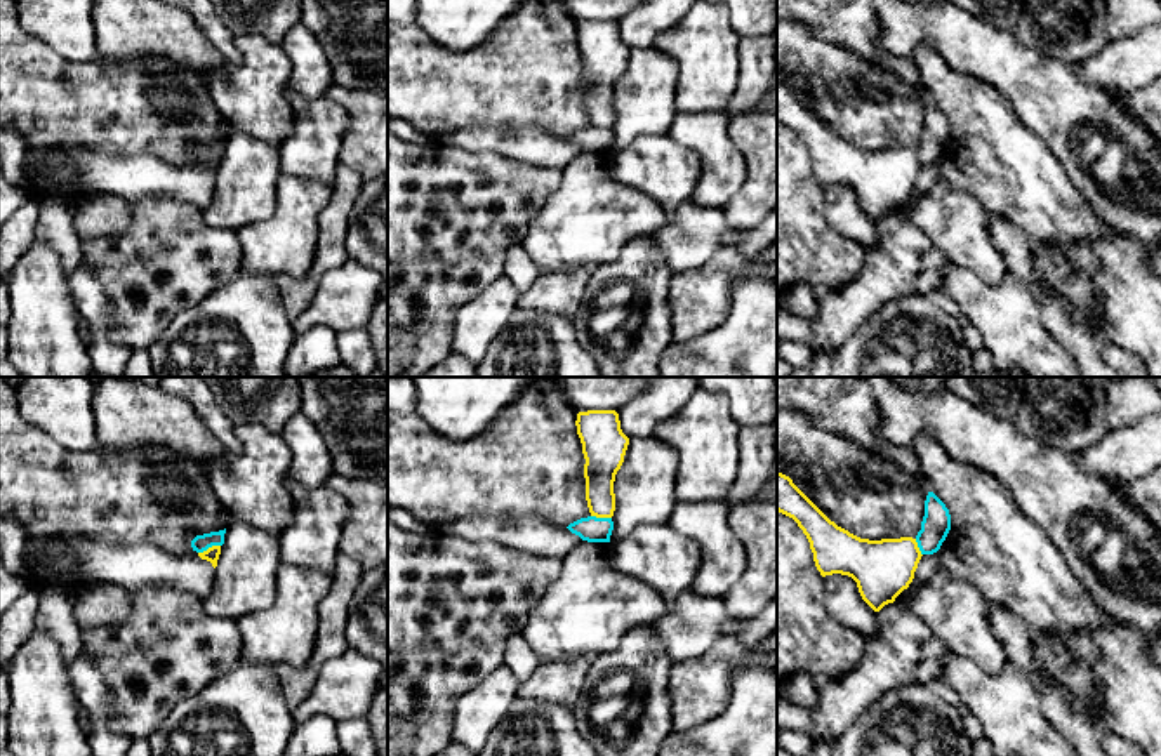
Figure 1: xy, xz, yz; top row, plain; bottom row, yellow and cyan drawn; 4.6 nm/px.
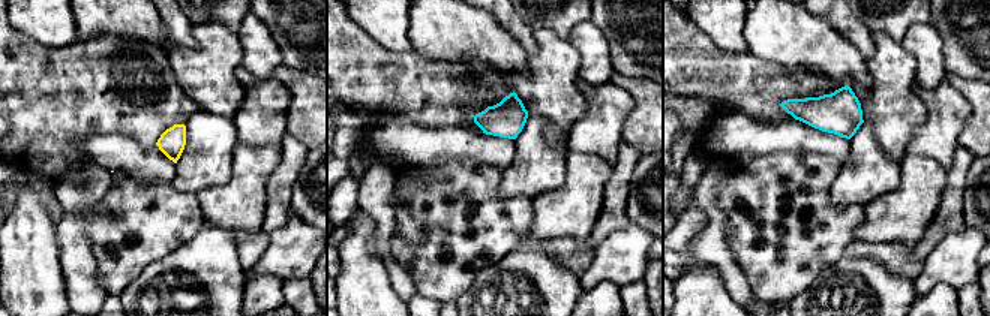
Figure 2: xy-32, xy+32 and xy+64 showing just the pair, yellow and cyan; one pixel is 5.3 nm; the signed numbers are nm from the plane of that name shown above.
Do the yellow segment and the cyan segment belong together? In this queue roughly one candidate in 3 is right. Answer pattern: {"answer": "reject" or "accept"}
{"answer": "reject"}

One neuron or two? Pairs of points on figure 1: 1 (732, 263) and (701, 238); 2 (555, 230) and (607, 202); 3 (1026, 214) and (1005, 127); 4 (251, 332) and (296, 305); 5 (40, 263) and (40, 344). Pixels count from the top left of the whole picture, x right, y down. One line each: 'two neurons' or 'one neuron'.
1: two neurons
2: one neuron
3: one neuron
4: two neurons
5: one neuron

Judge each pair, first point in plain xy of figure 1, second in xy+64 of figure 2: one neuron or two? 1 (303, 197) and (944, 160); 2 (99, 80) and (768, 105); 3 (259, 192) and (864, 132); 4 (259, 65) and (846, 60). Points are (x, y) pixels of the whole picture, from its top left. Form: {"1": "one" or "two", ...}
{"1": "two", "2": "one", "3": "one", "4": "two"}

